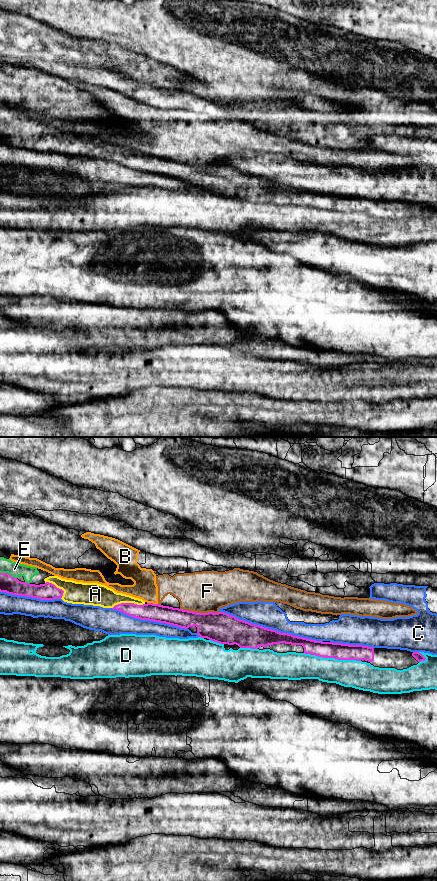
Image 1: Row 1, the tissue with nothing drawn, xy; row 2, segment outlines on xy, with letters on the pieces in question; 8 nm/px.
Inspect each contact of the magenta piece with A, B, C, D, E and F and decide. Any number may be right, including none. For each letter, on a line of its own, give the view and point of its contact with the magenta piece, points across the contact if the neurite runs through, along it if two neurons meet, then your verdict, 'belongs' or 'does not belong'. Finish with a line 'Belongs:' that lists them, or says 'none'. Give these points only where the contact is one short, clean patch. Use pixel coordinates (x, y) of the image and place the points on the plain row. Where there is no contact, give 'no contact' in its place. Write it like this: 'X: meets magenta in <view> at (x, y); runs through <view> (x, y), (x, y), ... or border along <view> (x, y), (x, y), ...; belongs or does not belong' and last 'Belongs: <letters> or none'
A: meets magenta in xy at (128, 155); belongs
B: meets magenta in xy at (152, 155); does not belong
C: meets magenta in xy at (271, 181); does not belong
D: meets magenta in xy at (332, 209); does not belong
E: meets magenta in xy at (8, 126); belongs
F: meets magenta in xy at (199, 165); does not belong
Belongs: A, E

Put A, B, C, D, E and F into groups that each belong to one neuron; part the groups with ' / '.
A E / B F / C / D

